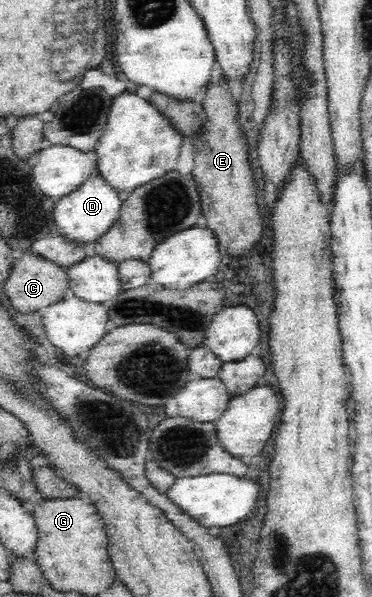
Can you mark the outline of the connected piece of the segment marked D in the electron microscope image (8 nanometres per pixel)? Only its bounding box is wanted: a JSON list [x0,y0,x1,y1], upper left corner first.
[52,175,122,246]

